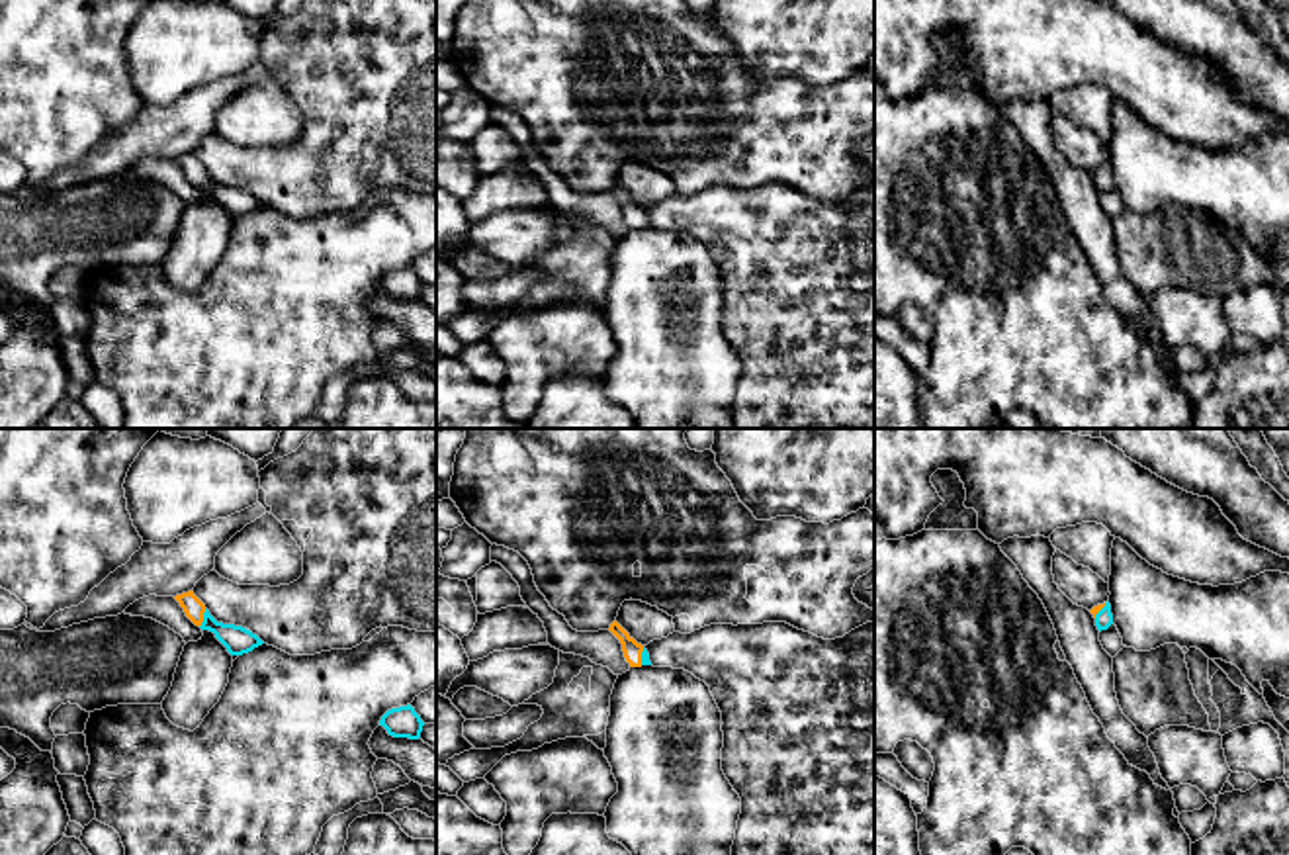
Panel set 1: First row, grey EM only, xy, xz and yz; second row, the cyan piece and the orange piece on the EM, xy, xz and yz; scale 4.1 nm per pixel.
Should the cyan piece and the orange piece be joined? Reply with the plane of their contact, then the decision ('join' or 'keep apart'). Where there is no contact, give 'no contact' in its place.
contact in xy; join

